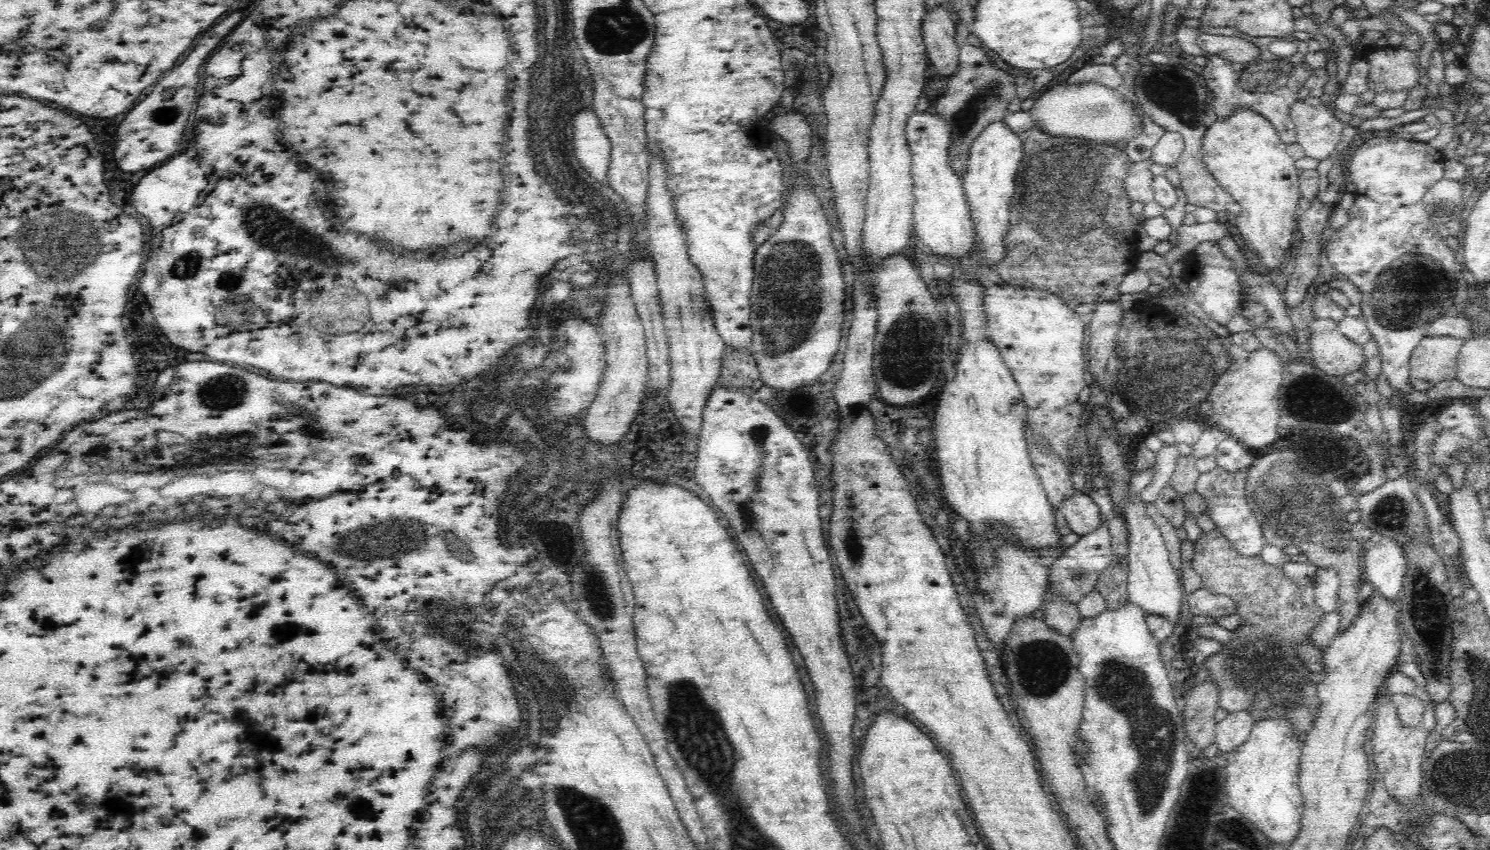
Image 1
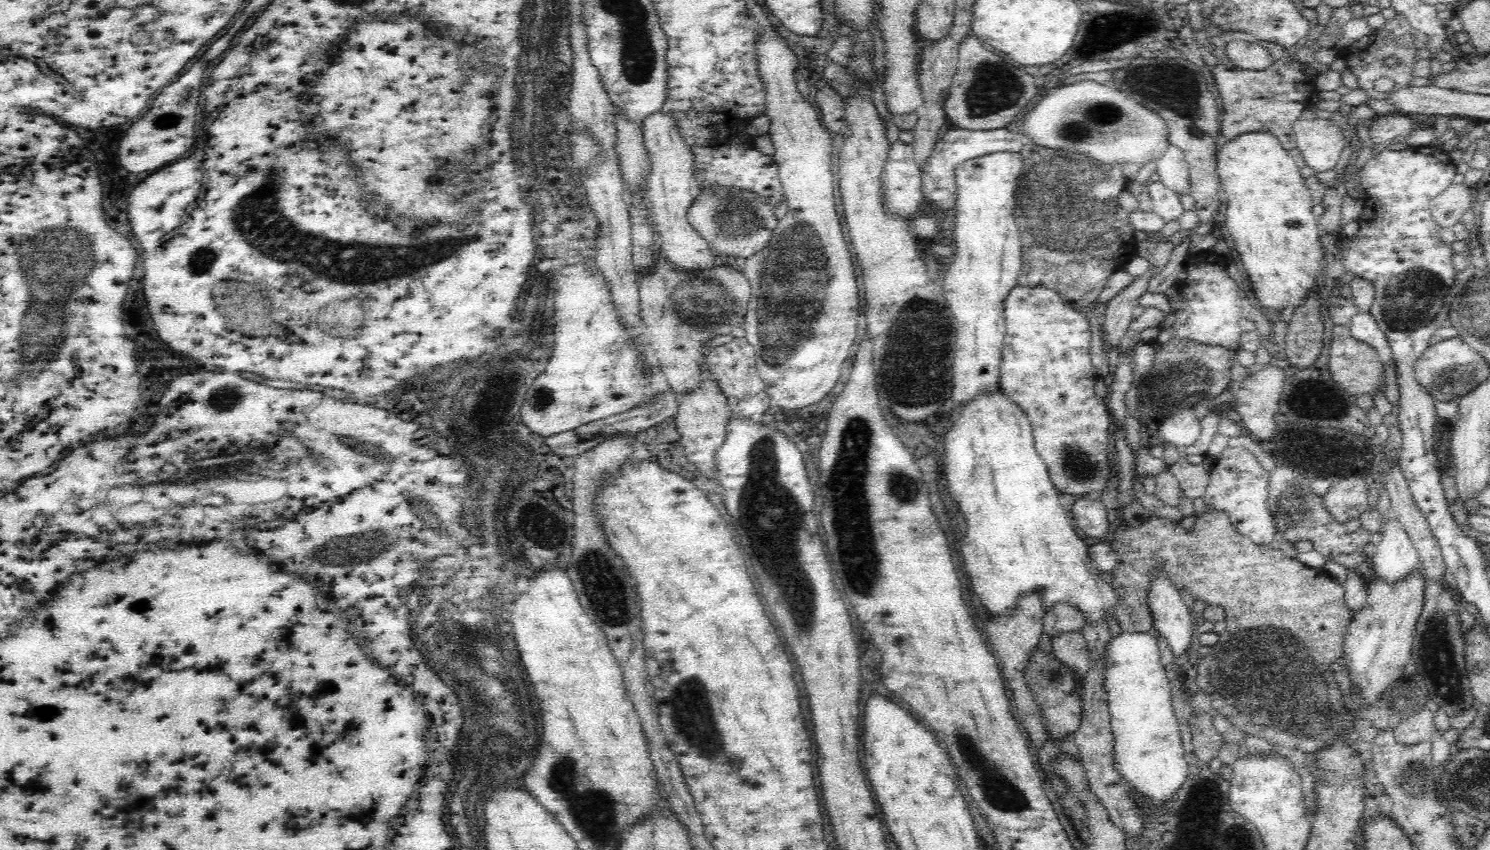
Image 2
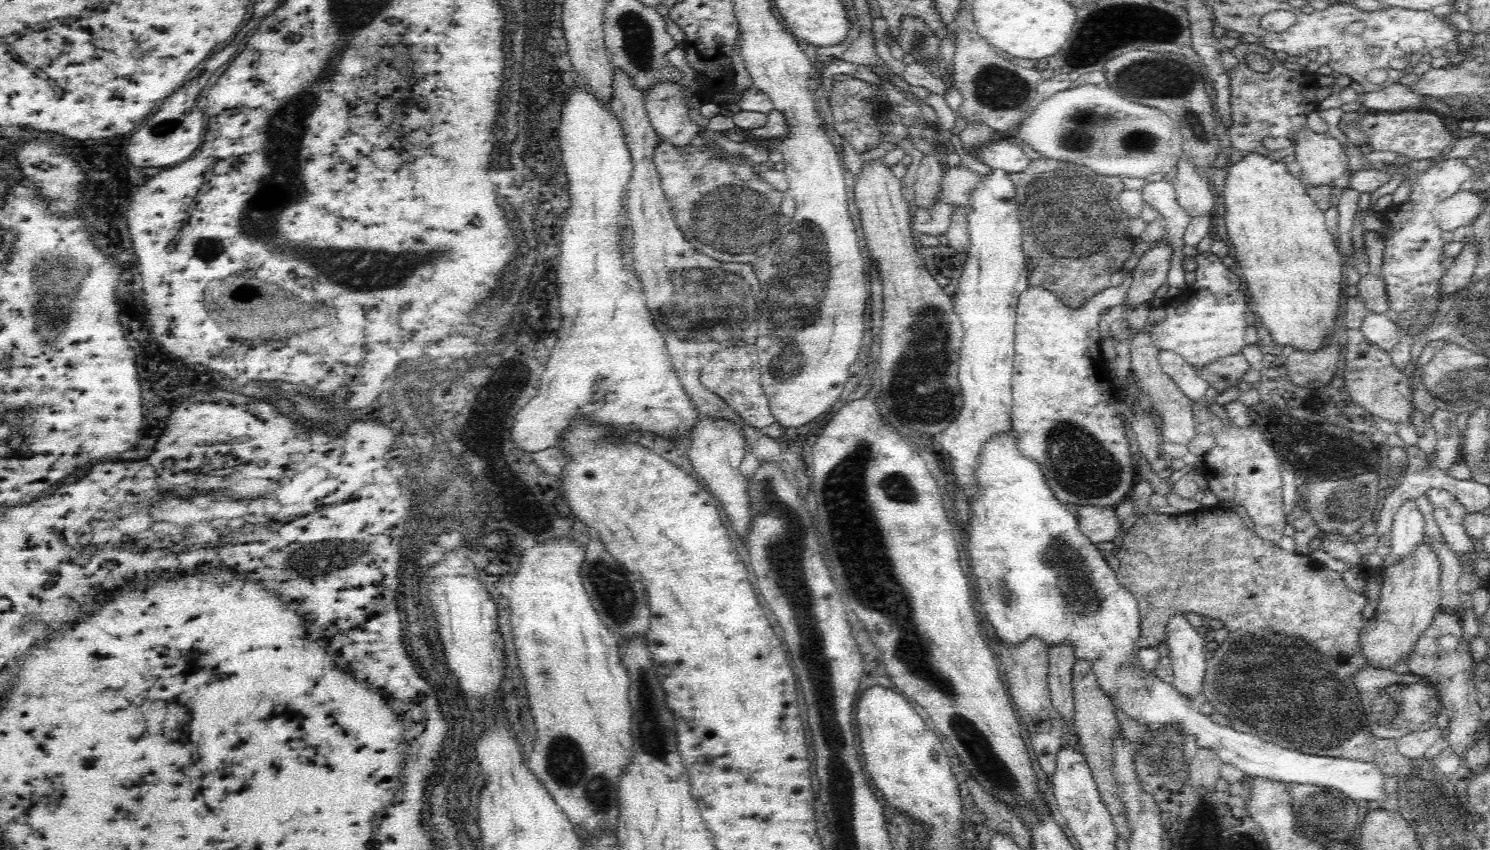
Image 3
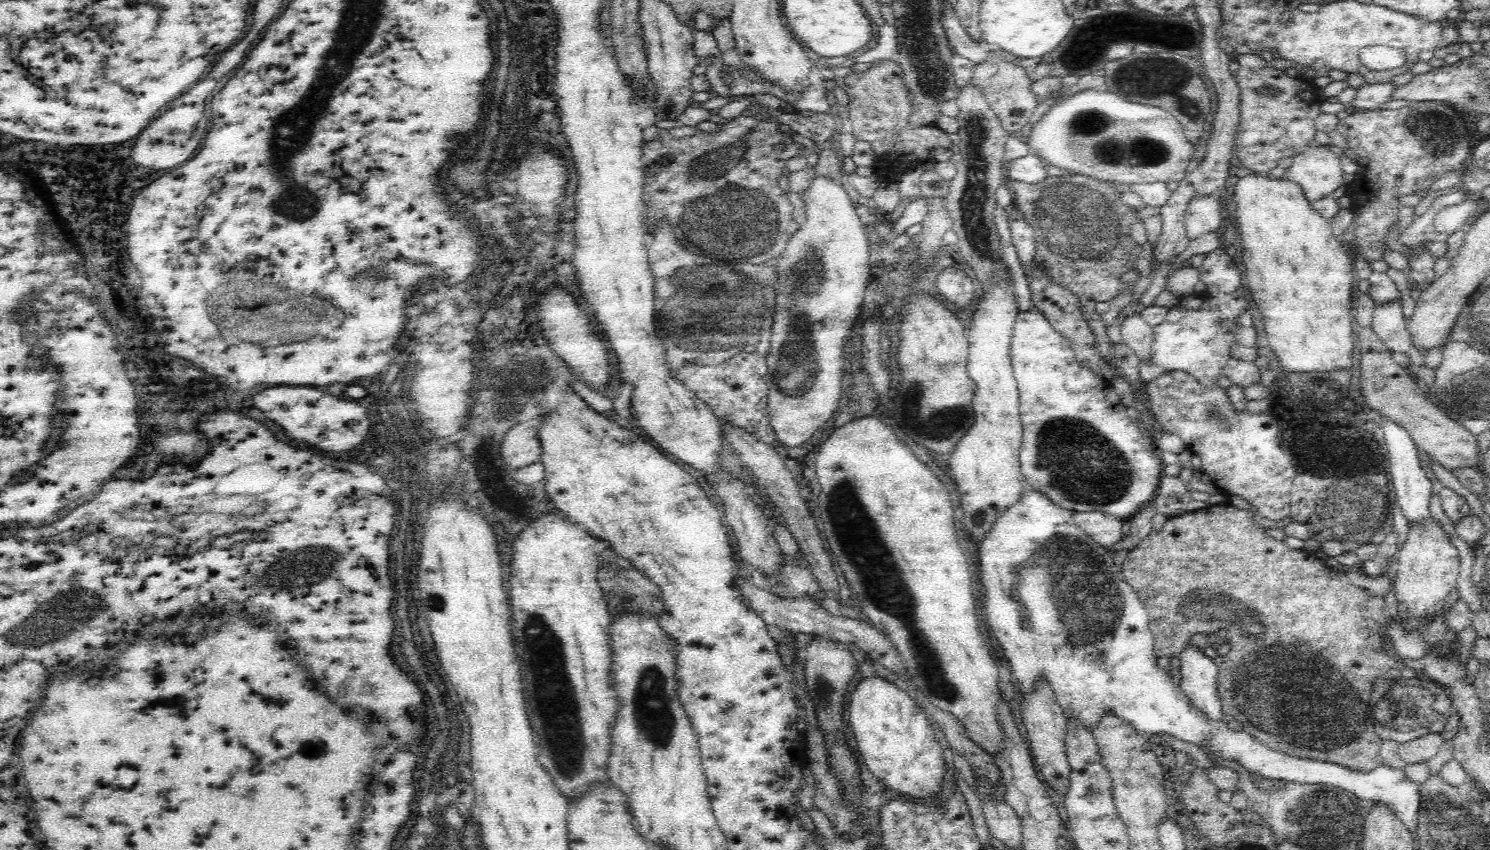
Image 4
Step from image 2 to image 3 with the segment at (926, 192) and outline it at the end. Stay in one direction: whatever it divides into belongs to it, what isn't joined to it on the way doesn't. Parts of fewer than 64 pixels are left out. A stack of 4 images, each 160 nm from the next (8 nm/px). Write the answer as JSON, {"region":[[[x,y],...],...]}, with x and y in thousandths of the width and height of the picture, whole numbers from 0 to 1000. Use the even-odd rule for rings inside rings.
{"region":[[[677,162],[666,165],[656,181],[656,186],[664,198],[671,199],[677,205],[686,202],[692,192],[686,173]]]}

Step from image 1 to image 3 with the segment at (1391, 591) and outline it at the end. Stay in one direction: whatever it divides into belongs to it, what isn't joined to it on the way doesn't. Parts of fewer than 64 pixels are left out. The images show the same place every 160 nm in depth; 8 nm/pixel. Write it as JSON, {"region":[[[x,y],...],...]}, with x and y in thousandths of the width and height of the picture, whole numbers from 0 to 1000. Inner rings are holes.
{"region":[[[945,586],[936,609],[936,624],[933,632],[933,651],[928,658],[928,666],[932,667],[940,656],[945,654],[952,638],[956,632],[957,612],[952,599],[951,586]]]}

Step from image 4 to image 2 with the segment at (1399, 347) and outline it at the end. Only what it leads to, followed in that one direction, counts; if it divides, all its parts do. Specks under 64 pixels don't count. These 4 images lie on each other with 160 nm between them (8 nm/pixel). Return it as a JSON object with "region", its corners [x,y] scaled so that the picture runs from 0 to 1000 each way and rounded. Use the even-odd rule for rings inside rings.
{"region":[[[912,367],[907,375],[905,387],[910,400],[919,405],[923,412],[929,428],[933,424],[935,416],[932,399],[919,367]]]}

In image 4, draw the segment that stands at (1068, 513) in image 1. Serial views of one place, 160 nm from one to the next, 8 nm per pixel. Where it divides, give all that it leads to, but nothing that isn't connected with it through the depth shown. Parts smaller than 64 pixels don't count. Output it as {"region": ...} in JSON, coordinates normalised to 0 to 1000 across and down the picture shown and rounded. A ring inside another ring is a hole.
{"region":[[[720,601],[722,619],[738,642],[745,644],[753,633],[754,614],[740,602]]]}

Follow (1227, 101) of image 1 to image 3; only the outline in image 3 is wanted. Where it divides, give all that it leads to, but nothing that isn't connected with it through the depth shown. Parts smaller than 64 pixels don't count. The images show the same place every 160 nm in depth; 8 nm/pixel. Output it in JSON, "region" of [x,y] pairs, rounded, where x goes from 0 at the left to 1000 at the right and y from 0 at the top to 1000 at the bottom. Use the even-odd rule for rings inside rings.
{"region":[[[832,49],[826,59],[831,68],[831,78],[824,84],[826,94],[827,142],[825,160],[827,173],[832,176],[834,184],[839,180],[847,180],[855,189],[860,189],[862,184],[869,181],[869,169],[871,156],[878,152],[878,138],[881,132],[886,132],[883,115],[886,102],[883,87],[876,82],[864,82],[859,75],[855,60],[847,53],[834,52]],[[840,62],[849,66],[851,69],[851,85],[843,85],[836,73]],[[850,162],[864,162],[867,172],[858,178],[852,178],[848,173]]]}

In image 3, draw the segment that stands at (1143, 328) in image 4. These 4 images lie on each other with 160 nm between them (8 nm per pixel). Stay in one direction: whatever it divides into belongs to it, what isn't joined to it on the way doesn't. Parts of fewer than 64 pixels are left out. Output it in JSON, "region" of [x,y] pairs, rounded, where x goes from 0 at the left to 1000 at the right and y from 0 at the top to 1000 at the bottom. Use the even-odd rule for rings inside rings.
{"region":[[[764,388],[756,398],[759,415],[759,432],[764,445],[767,461],[770,465],[776,494],[776,505],[779,506],[781,519],[788,522],[799,524],[802,521],[801,498],[800,498],[800,472],[791,458],[791,454],[780,436],[778,427],[779,413],[774,407],[770,391]]]}

